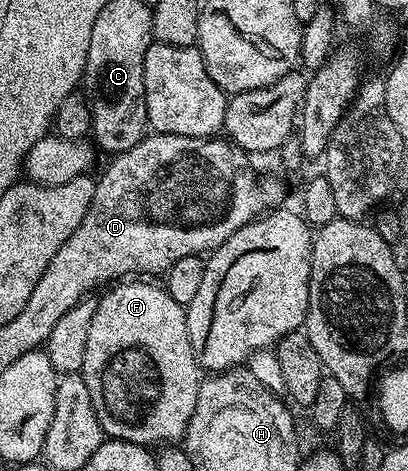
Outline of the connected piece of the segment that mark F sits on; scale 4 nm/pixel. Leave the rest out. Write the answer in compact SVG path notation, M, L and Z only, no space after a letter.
M124 280L108 288L113 290L103 291L105 294L96 302L94 320L90 320L90 332L86 332L82 371L105 435L145 448L152 448L155 442L172 444L183 439L202 381L202 371L196 364L196 353L192 351L186 328L185 307L173 300L163 285L156 283L155 286L152 282L155 281Z

